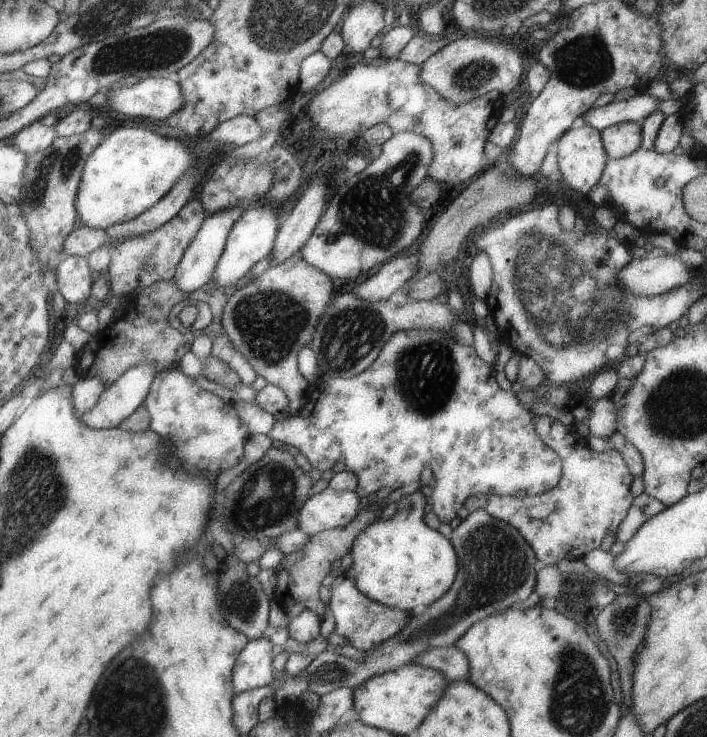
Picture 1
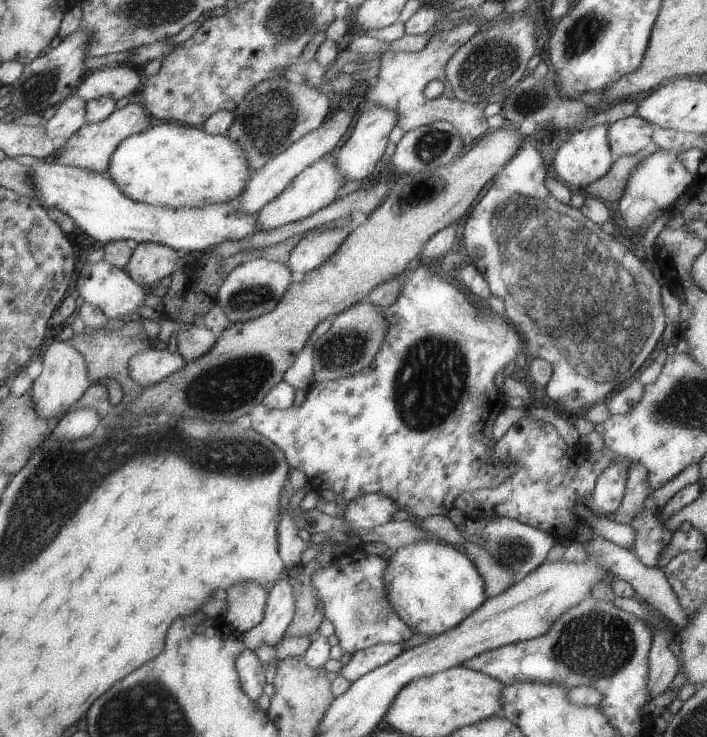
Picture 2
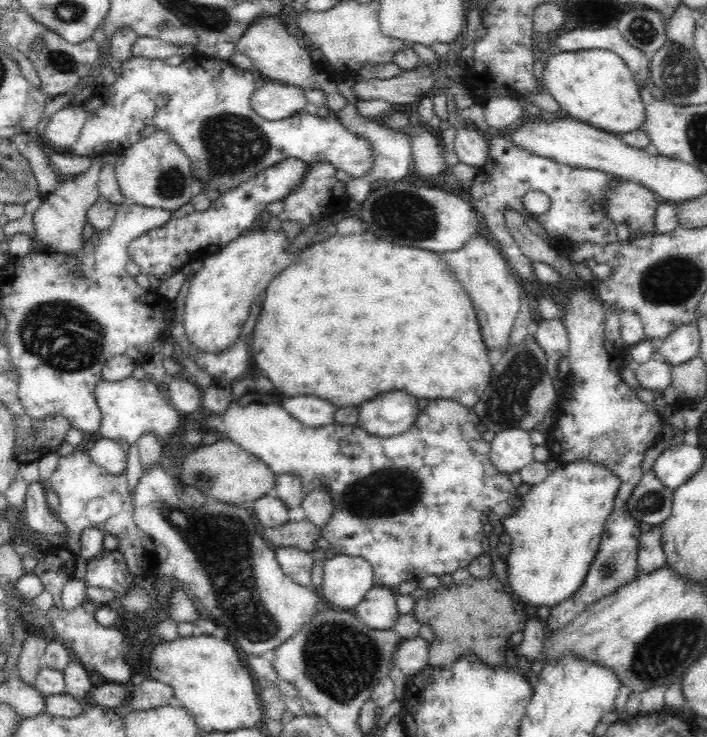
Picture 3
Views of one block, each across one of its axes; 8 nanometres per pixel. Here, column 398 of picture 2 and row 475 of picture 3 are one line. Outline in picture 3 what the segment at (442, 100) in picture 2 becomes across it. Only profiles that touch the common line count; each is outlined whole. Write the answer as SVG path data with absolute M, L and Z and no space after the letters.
M77 447L72 453L66 456L59 456L58 466L52 473L50 479L50 488L56 491L59 500L58 513L60 513L59 521L65 525L67 531L66 547L75 555L78 556L81 550L80 536L86 528L90 527L90 522L84 518L84 506L92 500L92 498L104 498L104 496L96 496L96 494L118 494L122 499L120 518L118 522L114 522L112 518L106 520L106 524L98 524L98 529L105 536L114 536L118 545L116 552L120 552L124 557L127 565L127 570L136 578L154 578L157 577L160 562L155 550L155 542L138 529L138 526L133 520L133 495L129 491L127 483L127 472L120 474L110 474L101 466L98 466L86 450Z

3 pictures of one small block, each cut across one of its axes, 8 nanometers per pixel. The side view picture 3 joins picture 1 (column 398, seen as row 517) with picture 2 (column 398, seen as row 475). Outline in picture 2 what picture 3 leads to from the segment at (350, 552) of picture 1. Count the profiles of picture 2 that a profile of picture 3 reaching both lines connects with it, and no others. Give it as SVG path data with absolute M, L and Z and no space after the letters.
M437 539L419 540L407 546L395 548L395 552L390 556L383 572L383 582L385 582L385 598L401 619L403 624L409 625L417 634L423 636L437 636L453 626L457 626L461 620L465 620L477 606L481 606L487 600L485 596L485 587L481 576L477 574L477 569L471 559L455 549L449 543Z

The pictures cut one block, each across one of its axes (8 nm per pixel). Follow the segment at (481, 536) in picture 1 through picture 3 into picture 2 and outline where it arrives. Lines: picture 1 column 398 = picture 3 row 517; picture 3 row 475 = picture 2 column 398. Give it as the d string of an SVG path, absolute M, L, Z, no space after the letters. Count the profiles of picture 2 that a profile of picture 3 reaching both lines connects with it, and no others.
M397 642L395 644L380 643L379 645L358 650L356 653L351 654L349 660L341 662L338 675L343 676L345 680L352 683L366 672L371 672L374 668L383 666L393 658L397 658L403 650L407 649L406 644Z

